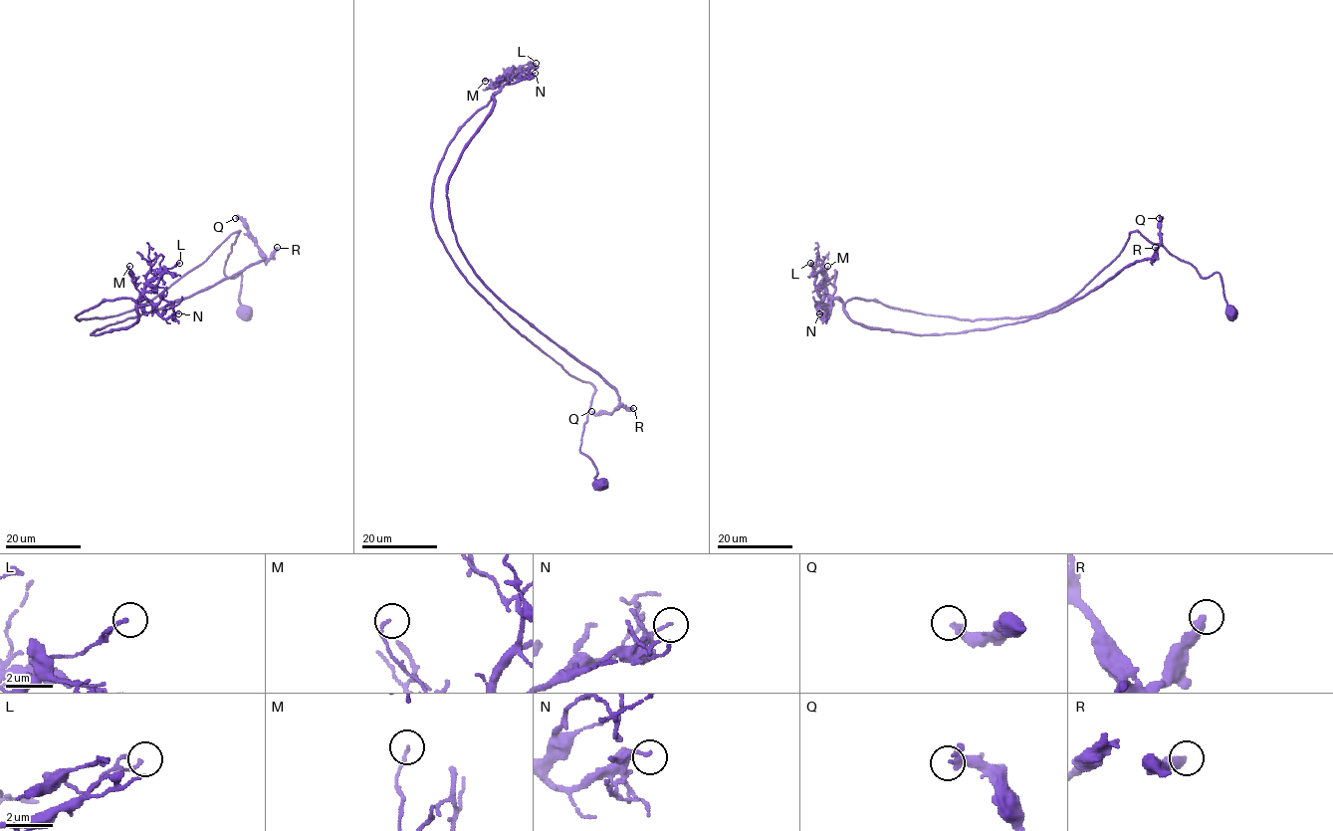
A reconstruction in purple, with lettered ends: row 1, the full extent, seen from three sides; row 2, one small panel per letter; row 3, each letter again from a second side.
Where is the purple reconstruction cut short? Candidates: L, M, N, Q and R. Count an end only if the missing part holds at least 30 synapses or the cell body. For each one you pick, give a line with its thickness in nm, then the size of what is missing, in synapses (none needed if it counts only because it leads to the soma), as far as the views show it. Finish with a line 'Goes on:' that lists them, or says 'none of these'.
Goes on: none of these

